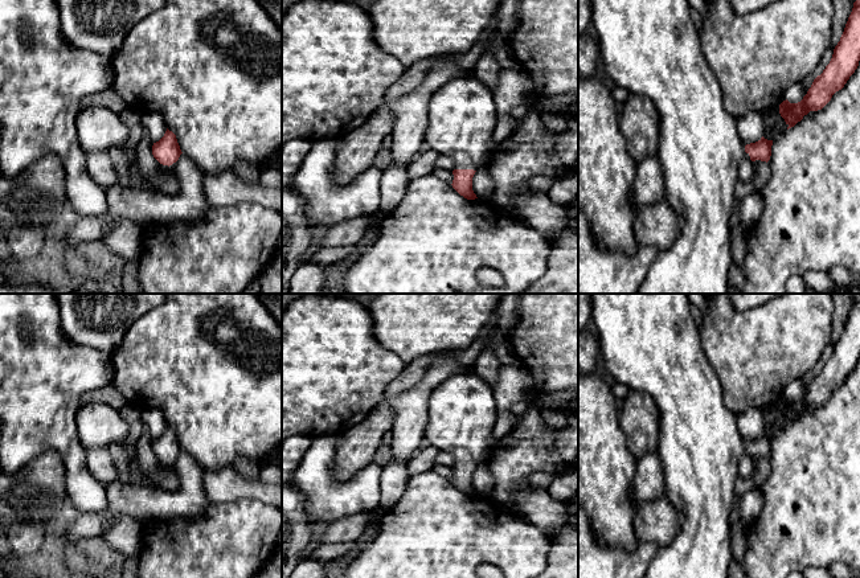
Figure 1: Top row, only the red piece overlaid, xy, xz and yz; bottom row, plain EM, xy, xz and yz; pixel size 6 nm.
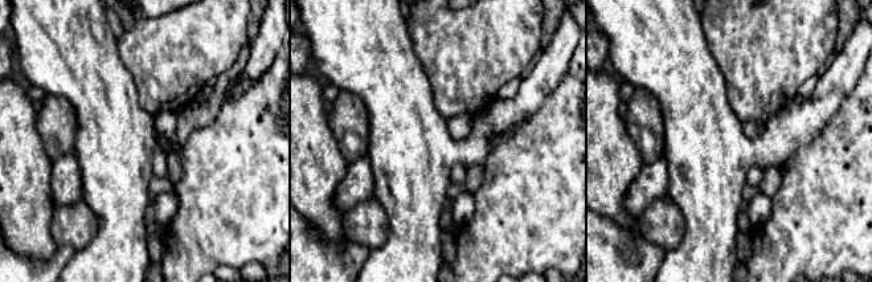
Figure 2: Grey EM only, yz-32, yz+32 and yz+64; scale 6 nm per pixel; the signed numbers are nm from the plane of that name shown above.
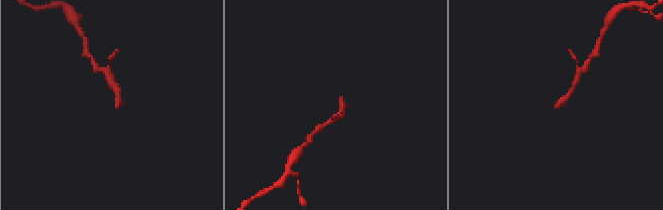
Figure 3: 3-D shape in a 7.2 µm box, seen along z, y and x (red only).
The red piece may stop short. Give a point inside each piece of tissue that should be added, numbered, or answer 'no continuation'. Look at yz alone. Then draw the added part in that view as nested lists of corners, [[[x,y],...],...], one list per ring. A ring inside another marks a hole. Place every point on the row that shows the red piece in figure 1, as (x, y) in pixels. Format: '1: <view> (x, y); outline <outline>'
1: yz (651, 48); outline [[[590,0],[590,4],[607,74],[617,86],[650,98],[658,110],[658,157],[664,193],[680,225],[679,238],[668,250],[659,251],[638,294],[729,294],[729,270],[733,265],[729,218],[737,204],[734,186],[738,164],[750,156],[737,132],[737,119],[724,107],[722,90],[703,53],[700,33],[689,13],[691,5],[688,0]]]

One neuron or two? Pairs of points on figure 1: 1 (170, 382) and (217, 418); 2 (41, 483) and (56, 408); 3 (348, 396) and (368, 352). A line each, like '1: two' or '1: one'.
1: one
2: two
3: one

